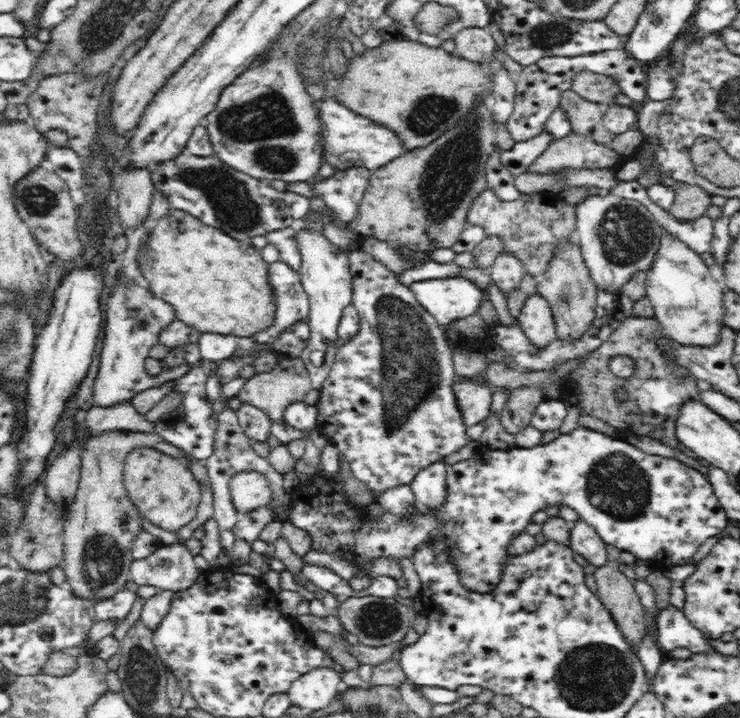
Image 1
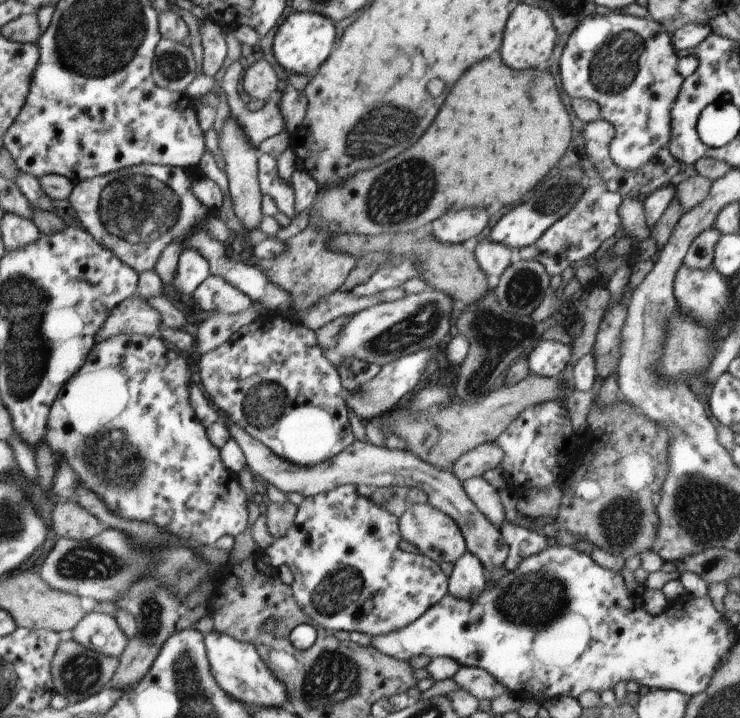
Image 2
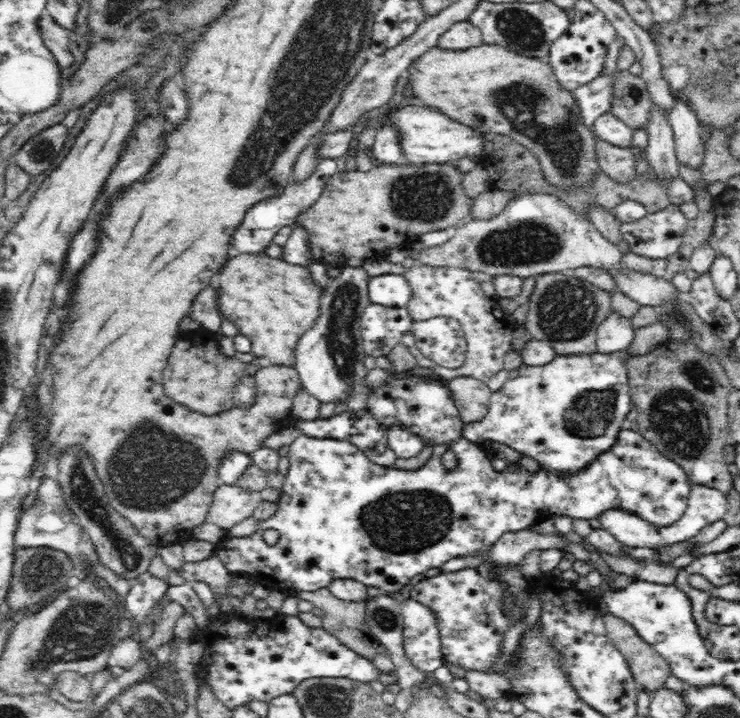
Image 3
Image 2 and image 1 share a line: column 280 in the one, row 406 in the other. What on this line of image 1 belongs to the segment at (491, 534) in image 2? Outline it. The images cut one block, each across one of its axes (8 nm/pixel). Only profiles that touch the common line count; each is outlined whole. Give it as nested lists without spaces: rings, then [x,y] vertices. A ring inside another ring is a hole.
[[[457,381],[453,386],[458,409],[462,413],[466,426],[472,426],[483,421],[490,414],[494,389],[486,383]]]

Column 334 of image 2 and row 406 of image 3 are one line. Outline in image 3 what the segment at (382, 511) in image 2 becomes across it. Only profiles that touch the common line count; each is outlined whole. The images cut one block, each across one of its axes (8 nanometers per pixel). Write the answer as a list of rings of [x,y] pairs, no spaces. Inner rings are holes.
[[[626,351],[610,355],[593,352],[587,355],[557,355],[552,362],[539,367],[522,364],[508,371],[503,387],[491,394],[488,412],[479,421],[465,424],[462,438],[476,443],[485,440],[500,442],[534,458],[542,467],[556,469],[556,473],[576,473],[594,457],[612,448],[616,436],[627,424],[626,415],[633,406],[628,375],[623,366],[623,360],[628,356]]]

